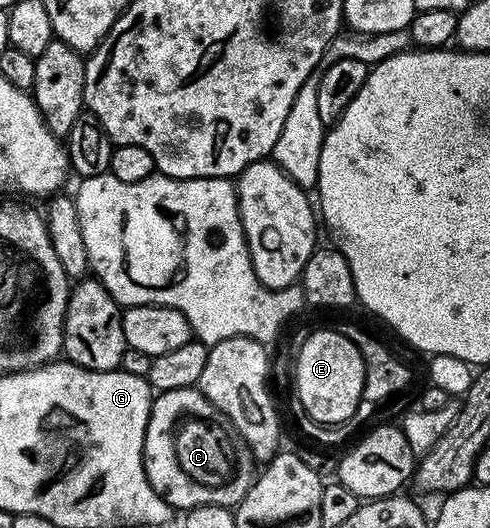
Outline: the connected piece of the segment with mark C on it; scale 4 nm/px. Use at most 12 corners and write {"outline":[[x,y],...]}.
{"outline":[[196,388],[155,395],[144,471],[173,511],[235,508],[252,487]]}

